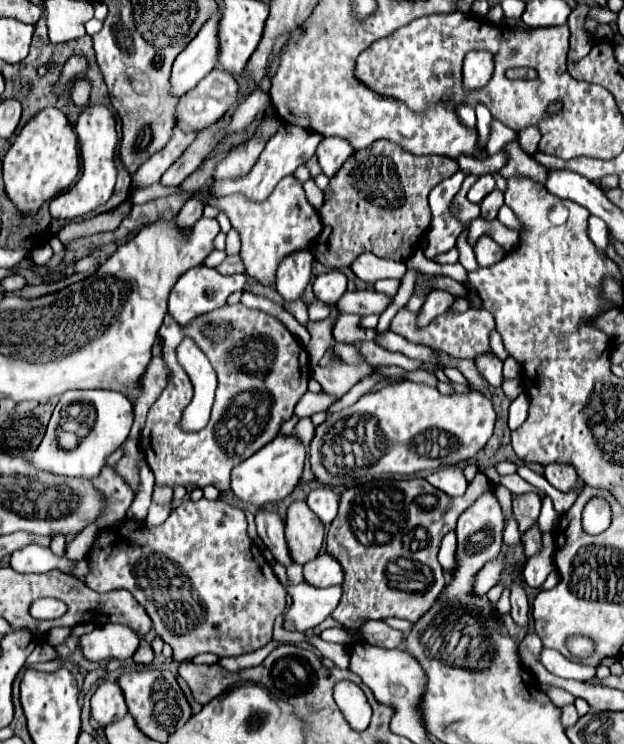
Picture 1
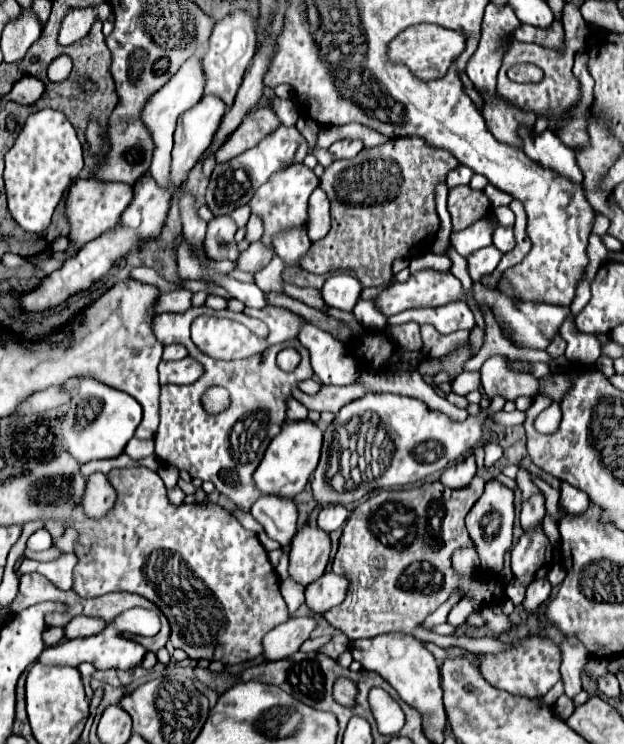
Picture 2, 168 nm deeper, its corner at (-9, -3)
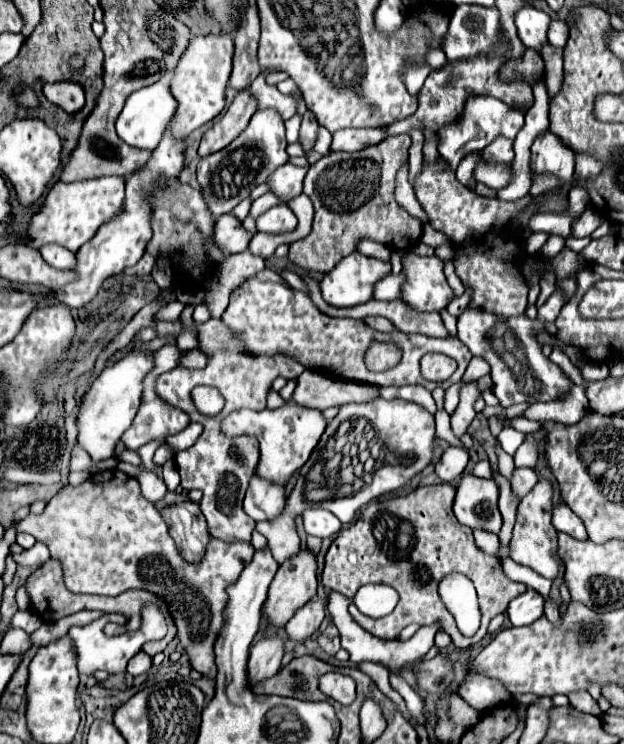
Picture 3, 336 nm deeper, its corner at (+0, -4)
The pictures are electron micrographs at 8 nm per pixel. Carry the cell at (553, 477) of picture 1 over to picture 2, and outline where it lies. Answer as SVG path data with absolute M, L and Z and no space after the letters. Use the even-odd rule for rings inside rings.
M562 482L562 488L560 488L560 502L564 506L566 512L570 514L580 514L588 508L590 500L588 500L588 494L570 486L568 482Z

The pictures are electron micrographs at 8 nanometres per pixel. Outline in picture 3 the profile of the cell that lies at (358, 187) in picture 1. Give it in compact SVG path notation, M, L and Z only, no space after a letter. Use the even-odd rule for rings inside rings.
M393 135L387 137L385 141L371 145L363 151L355 153L345 153L345 151L331 151L327 157L321 157L317 163L309 167L309 173L303 183L303 193L313 201L315 207L315 219L313 219L313 229L307 237L291 243L289 249L289 259L299 265L305 271L319 271L327 273L337 265L343 257L351 255L355 251L355 243L363 237L379 241L395 251L405 251L413 247L413 243L419 241L423 225L411 217L401 205L397 205L393 191L395 191L395 173L397 169L407 161L407 149L411 147L411 137L409 135Z

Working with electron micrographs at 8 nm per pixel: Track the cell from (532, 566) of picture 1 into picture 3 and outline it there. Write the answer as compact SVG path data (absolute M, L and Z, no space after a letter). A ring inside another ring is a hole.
M527 589L525 593L517 595L507 607L507 617L515 627L529 625L537 621L541 615L543 615L543 597L533 589Z

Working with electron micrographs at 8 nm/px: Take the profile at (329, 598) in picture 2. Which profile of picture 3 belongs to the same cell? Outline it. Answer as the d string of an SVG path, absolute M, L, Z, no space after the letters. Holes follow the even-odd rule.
M311 599L305 607L301 607L301 611L297 611L297 615L293 615L293 619L285 625L287 637L295 643L303 643L307 641L313 633L319 631L319 625L323 623L325 617L325 607L327 601L325 599Z

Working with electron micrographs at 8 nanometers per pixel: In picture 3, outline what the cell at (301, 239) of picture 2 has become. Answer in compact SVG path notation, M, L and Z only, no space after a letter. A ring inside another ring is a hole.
M285 203L275 205L257 217L257 231L263 233L287 233L293 231L295 227L297 227L297 217Z

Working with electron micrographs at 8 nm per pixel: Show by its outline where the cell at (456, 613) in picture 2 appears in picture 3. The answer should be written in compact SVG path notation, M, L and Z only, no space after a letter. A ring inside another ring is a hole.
M327 591L327 611L329 611L333 623L337 625L339 633L341 633L341 647L349 651L353 663L373 661L373 663L387 665L391 671L397 671L397 669L401 669L405 665L411 665L413 661L423 659L423 655L433 647L433 637L439 631L439 627L421 627L409 641L399 641L399 639L395 639L395 641L383 641L383 639L377 639L375 635L371 635L369 631L363 631L363 627L359 627L353 621L353 617L347 611L349 603L351 601L345 595L339 595L337 591Z

